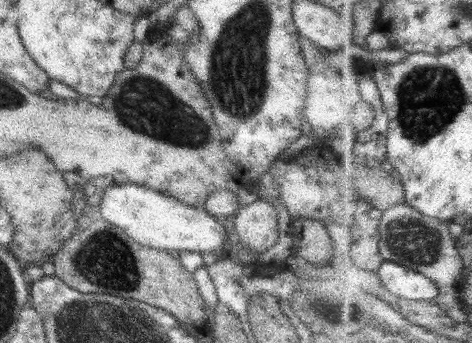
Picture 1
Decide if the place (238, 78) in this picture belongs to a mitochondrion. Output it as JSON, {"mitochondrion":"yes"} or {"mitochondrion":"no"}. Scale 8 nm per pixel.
{"mitochondrion":"yes"}

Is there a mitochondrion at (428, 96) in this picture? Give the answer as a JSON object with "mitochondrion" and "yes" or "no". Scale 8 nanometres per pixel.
{"mitochondrion":"yes"}

